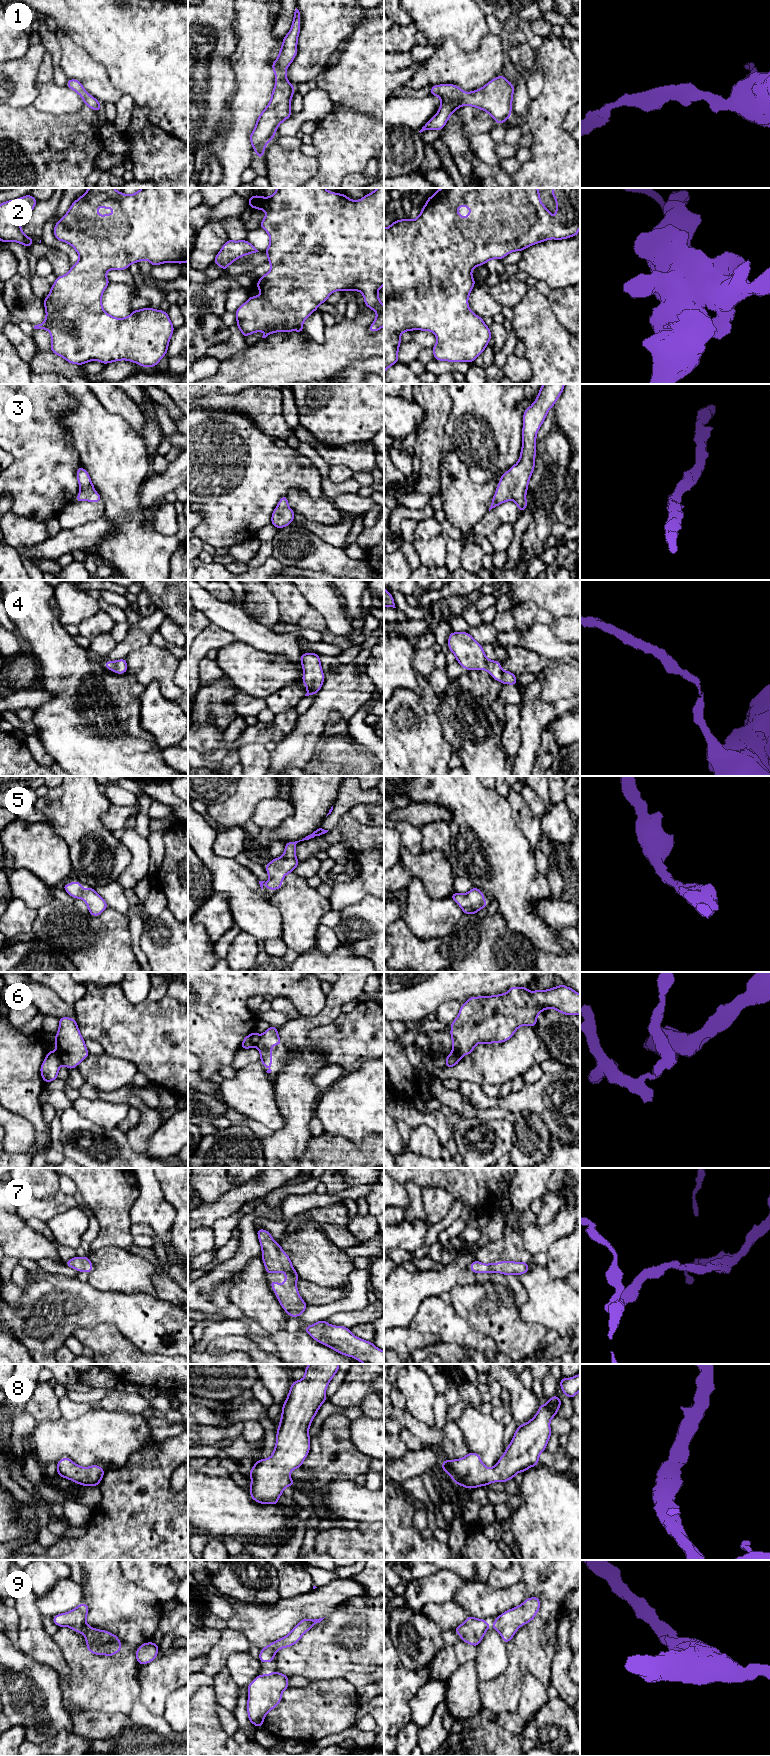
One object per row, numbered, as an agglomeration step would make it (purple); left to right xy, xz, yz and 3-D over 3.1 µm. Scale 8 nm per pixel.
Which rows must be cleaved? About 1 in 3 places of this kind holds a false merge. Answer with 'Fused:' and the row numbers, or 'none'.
Fused: 6

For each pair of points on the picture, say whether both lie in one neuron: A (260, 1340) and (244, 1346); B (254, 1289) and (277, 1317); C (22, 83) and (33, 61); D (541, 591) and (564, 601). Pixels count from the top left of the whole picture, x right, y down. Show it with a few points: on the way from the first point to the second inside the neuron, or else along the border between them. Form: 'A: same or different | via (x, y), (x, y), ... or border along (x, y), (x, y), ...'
A: different | border along (248, 1337), (269, 1353)
B: same | via (256, 1296), (270, 1310)
C: same | via (22, 78), (22, 72), (28, 66)
D: same | via (547, 591), (554, 597), (558, 597)

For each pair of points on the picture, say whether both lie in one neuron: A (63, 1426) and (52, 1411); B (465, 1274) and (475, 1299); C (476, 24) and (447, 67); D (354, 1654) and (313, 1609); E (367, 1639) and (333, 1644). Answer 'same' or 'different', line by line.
A: different
B: different
C: different
D: different
E: same

